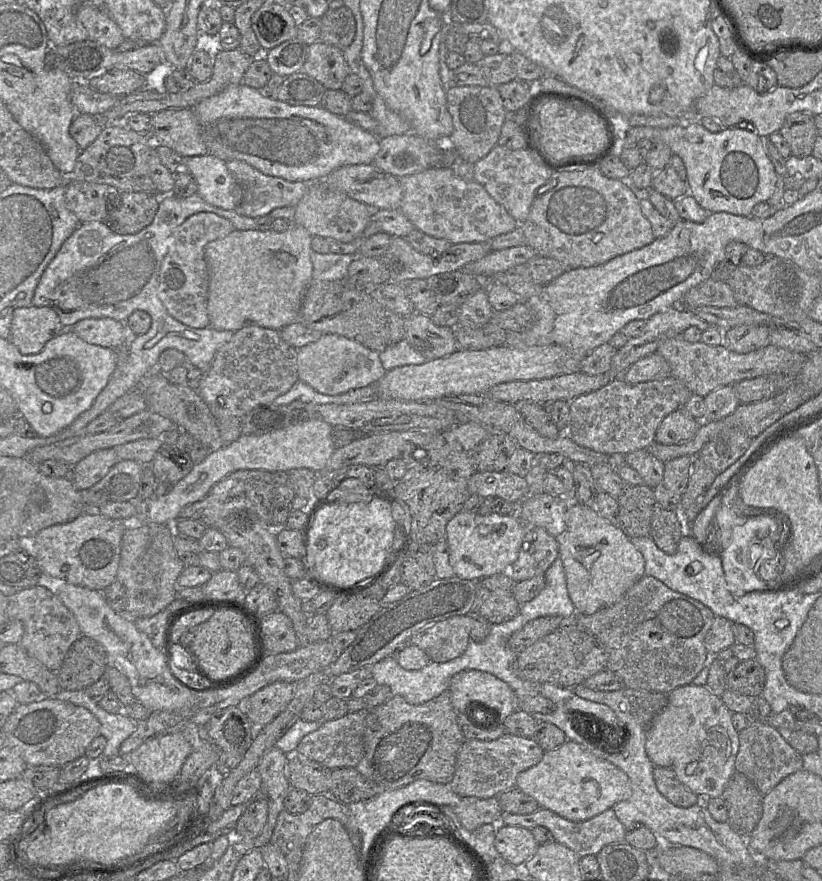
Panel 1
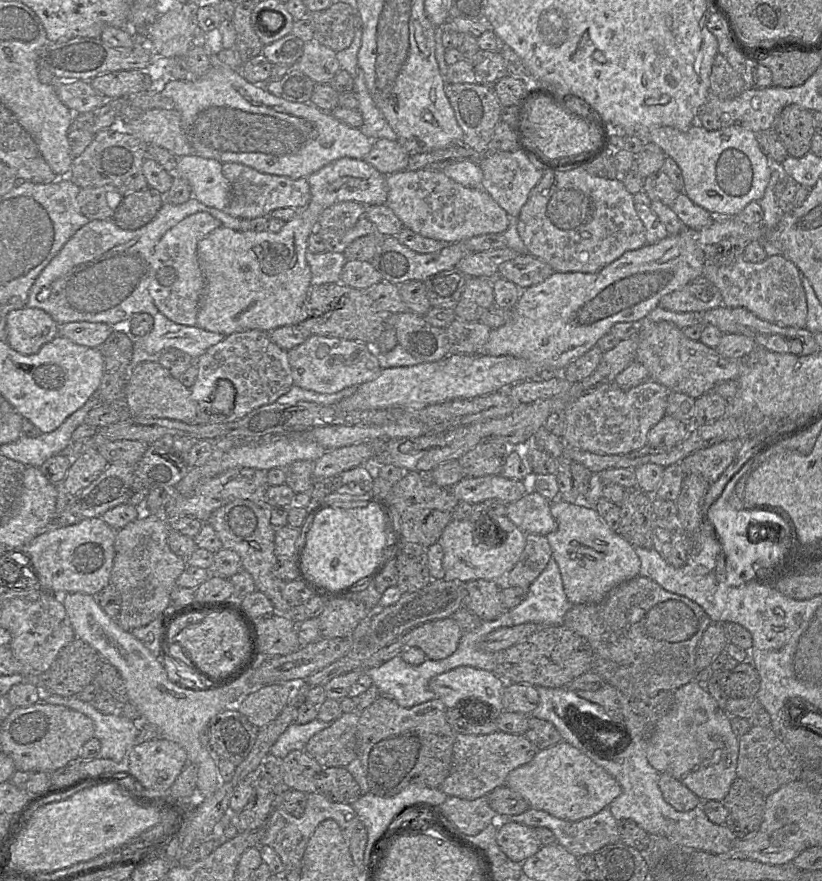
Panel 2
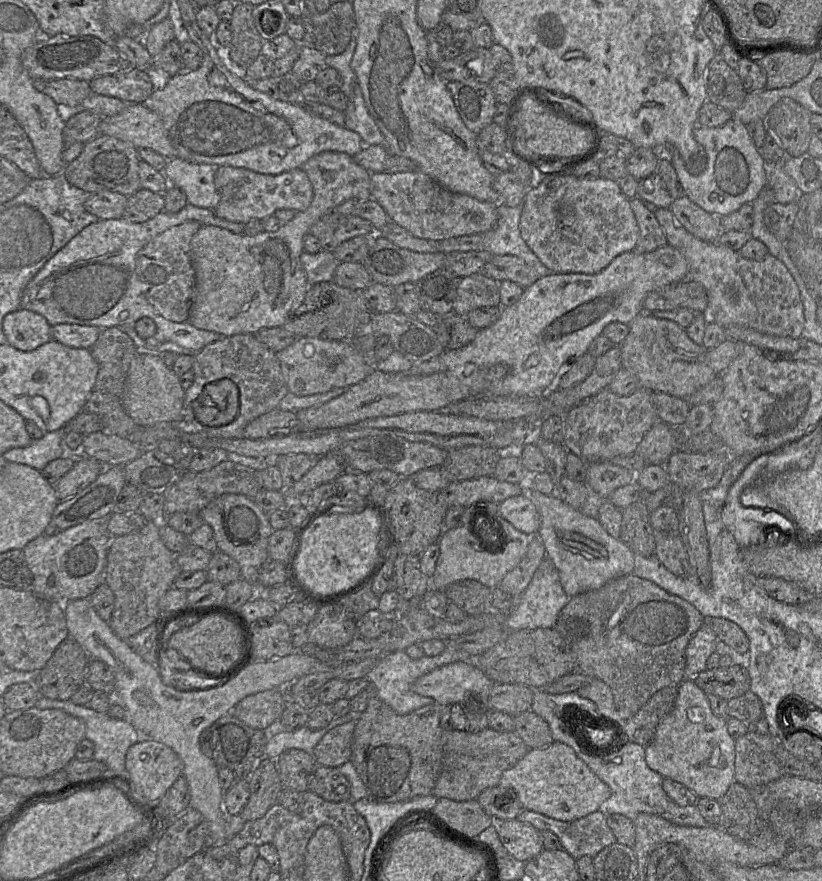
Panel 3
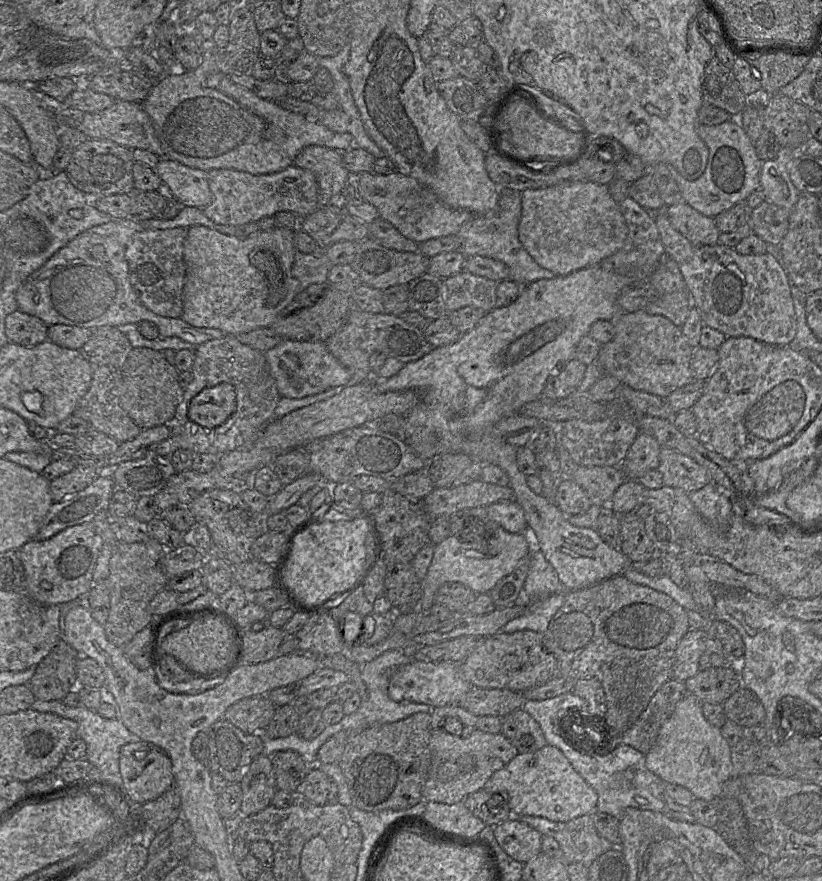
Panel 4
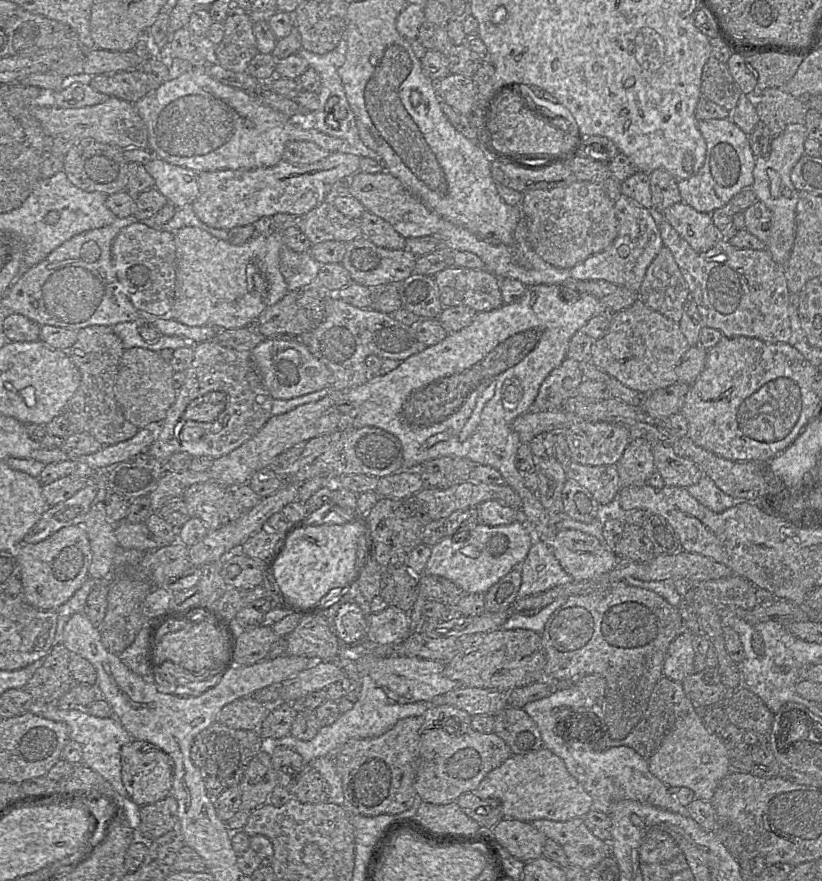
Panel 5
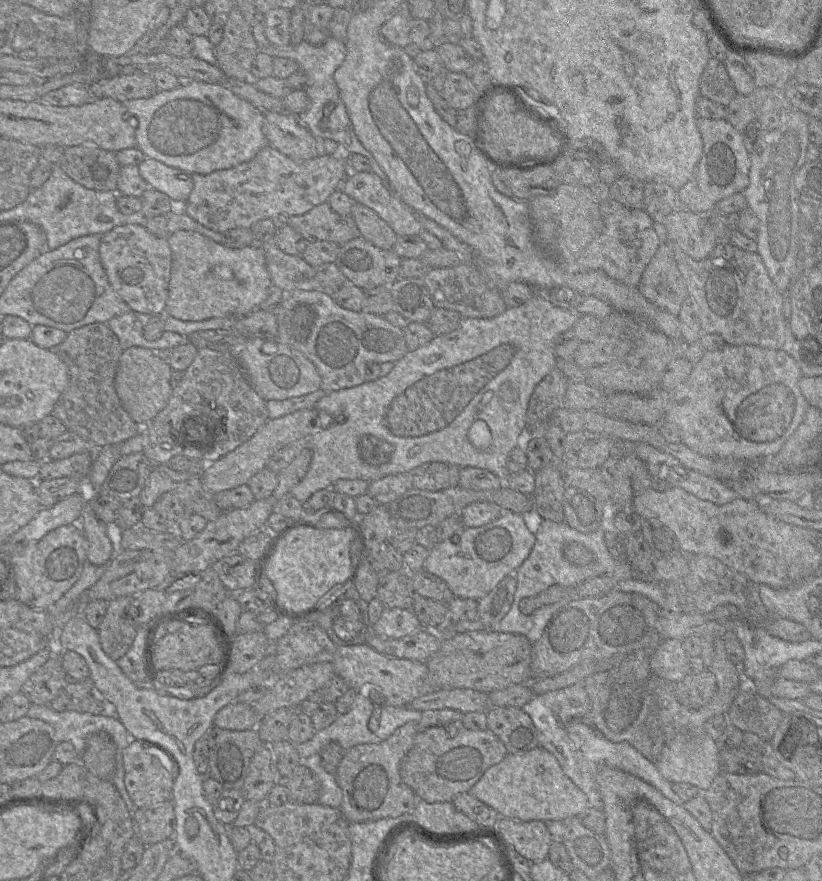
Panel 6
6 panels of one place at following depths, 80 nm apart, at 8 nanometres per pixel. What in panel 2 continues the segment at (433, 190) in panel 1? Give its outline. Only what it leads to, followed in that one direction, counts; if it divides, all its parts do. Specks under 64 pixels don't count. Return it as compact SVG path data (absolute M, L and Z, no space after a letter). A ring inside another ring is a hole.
M403 170L386 175L388 195L385 205L401 220L404 227L424 237L454 244L484 234L503 233L511 217L482 188L465 187L440 170Z

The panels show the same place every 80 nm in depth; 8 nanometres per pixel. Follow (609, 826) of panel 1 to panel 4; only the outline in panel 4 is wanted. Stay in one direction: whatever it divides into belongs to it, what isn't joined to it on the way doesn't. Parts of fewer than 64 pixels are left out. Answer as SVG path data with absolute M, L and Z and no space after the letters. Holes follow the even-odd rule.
M592 814L577 817L568 822L554 822L536 816L518 818L542 836L554 838L559 843L562 858L567 864L580 862L590 865L601 854L614 847L598 834Z

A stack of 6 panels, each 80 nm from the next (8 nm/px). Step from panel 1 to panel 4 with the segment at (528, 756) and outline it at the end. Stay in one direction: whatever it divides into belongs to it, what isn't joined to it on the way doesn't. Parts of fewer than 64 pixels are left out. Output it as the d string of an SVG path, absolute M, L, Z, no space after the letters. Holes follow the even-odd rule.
M443 729L433 730L428 738L430 768L422 788L422 800L447 805L463 801L468 795L483 789L489 778L518 755L514 745L501 733L490 734L475 729L468 737L450 734Z

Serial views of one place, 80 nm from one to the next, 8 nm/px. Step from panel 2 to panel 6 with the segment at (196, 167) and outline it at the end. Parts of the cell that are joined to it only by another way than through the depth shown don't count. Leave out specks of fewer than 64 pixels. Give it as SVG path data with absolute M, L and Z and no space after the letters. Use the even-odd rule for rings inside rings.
M149 157L137 166L150 188L166 194L177 206L186 203L193 189L192 174Z

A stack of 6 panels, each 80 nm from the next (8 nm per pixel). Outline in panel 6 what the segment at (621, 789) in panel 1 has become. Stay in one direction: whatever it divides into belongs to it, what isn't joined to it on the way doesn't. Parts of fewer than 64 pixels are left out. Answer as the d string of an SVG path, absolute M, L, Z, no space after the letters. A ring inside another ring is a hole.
M542 747L523 754L507 754L501 762L490 767L467 793L494 809L500 818L520 822L578 817L588 807L586 795L564 774L557 759Z

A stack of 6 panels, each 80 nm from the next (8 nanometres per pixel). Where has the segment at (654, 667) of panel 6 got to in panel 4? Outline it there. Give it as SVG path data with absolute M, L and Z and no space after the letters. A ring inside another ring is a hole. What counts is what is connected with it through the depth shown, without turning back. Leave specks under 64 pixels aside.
M690 629L676 649L672 679L685 682L699 672L699 659L706 652L707 633Z

